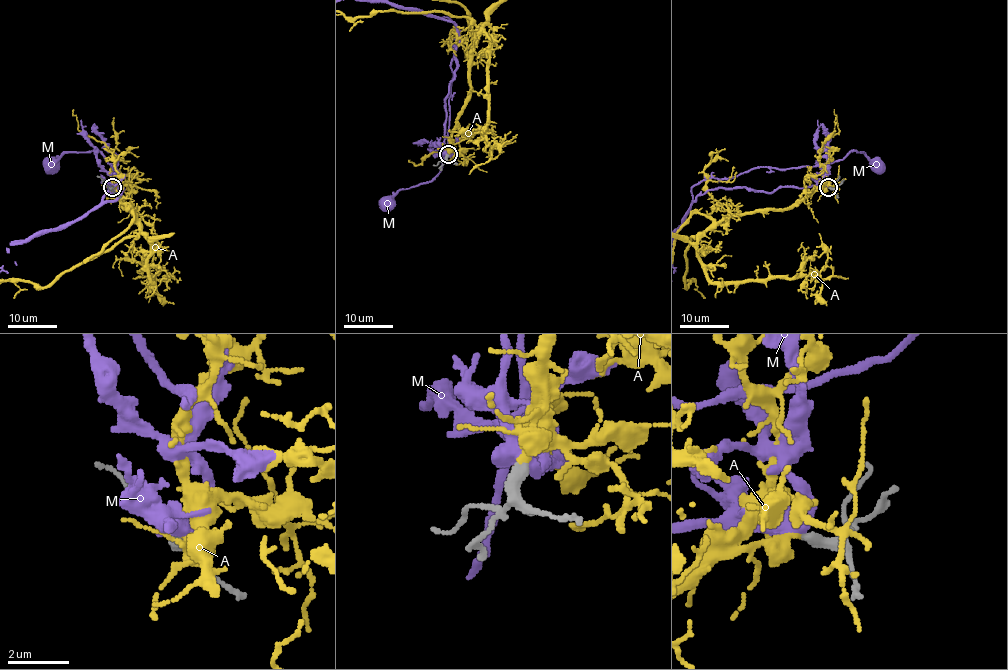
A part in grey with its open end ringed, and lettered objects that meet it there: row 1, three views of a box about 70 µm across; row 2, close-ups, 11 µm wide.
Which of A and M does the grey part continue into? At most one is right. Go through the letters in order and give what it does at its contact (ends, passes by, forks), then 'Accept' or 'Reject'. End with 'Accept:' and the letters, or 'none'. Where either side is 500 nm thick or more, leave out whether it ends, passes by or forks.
A: It ends there. Accept
M: It forks there. Reject
Accept: A

